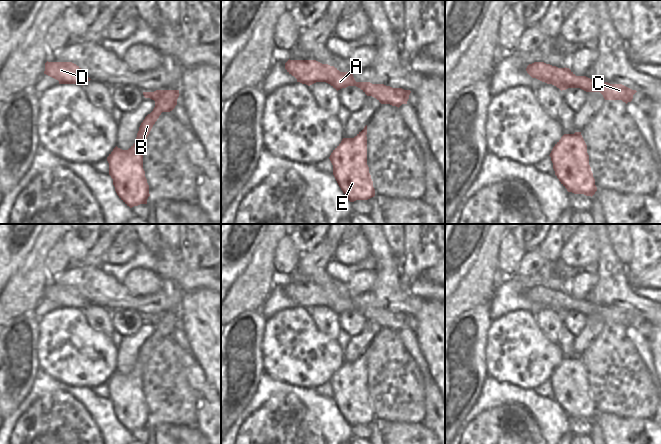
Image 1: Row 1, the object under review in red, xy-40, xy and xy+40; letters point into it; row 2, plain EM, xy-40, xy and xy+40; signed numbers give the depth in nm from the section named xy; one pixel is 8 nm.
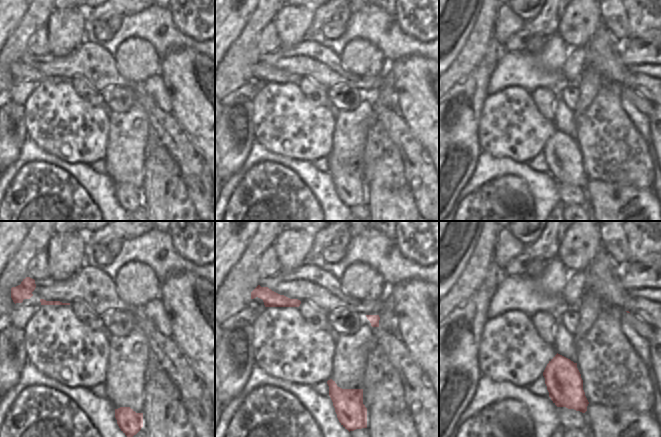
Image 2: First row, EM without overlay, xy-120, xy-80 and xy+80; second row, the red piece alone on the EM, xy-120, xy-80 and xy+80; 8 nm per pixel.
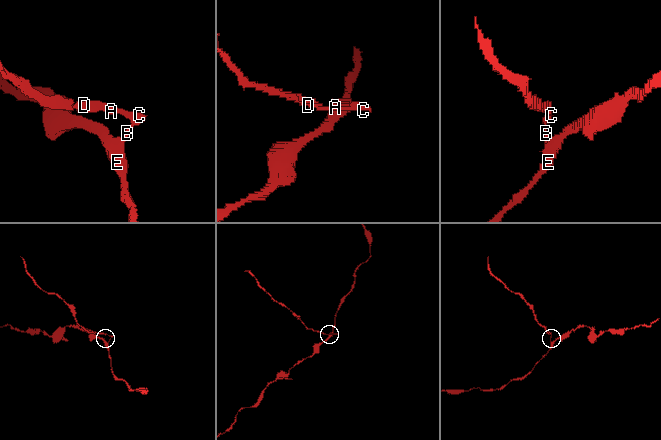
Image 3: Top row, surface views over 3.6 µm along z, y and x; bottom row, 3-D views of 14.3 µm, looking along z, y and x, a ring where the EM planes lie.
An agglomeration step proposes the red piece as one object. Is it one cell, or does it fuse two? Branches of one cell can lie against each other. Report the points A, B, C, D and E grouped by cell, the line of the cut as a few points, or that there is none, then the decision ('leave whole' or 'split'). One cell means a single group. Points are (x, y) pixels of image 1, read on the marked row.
A B C D / E; cut in xy-40 along (137, 135), (144, 141); split

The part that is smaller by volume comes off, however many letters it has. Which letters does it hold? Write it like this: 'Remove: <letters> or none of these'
Remove: A, B, C, D.

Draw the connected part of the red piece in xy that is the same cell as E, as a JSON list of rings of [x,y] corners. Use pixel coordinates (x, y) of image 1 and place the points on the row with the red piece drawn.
[[[362,130],[354,138],[343,138],[329,157],[333,175],[350,202],[375,196],[367,165],[367,136]]]

